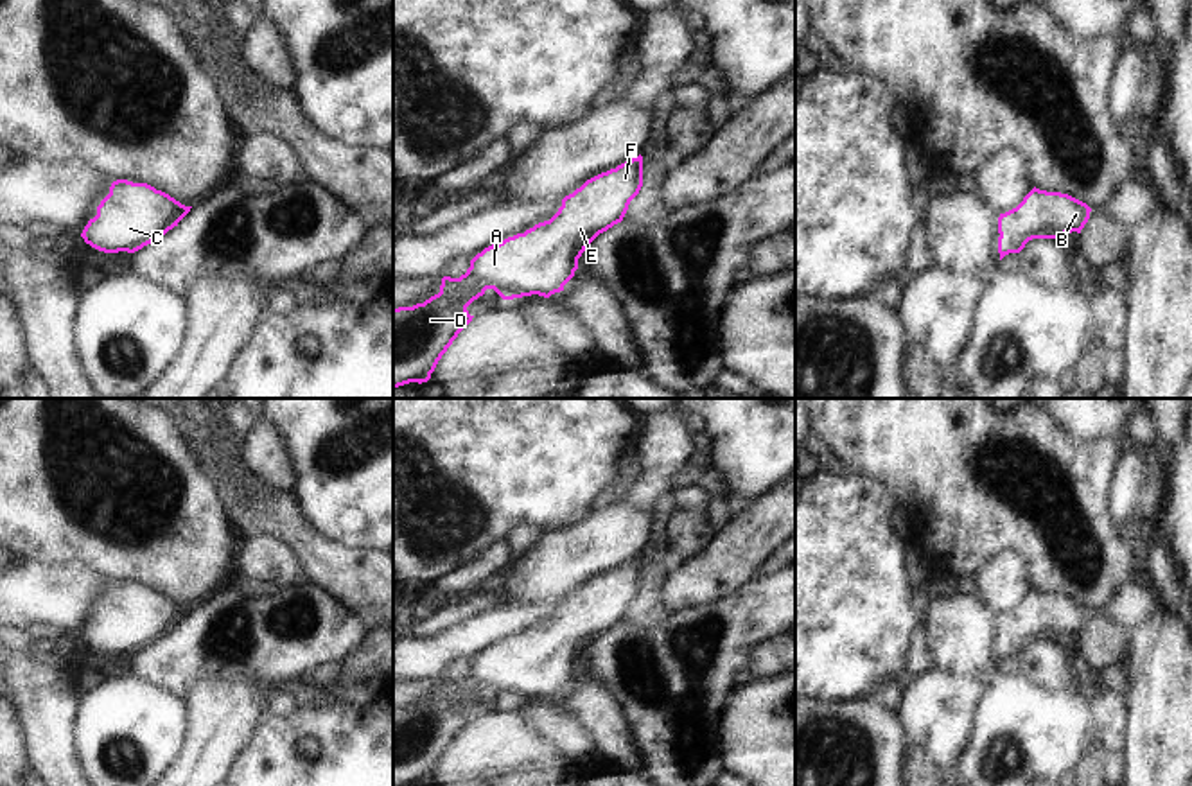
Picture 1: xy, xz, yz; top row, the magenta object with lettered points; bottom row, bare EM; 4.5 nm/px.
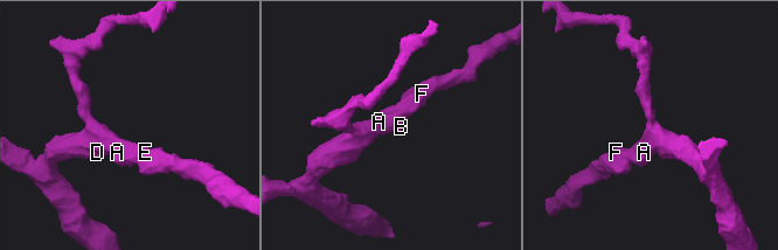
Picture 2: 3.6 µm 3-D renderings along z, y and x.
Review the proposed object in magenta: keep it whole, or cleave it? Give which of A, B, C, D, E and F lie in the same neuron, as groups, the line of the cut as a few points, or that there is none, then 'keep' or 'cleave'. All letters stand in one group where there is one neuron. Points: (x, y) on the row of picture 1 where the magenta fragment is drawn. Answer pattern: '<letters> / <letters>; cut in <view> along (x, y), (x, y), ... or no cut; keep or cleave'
A B C D E F; no cut; keep

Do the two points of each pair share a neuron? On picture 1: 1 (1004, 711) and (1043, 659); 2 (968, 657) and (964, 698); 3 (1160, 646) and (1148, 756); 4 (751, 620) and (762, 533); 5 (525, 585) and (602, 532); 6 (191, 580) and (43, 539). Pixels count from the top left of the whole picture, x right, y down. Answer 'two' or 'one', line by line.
1: two
2: two
3: one
4: two
5: one
6: one

